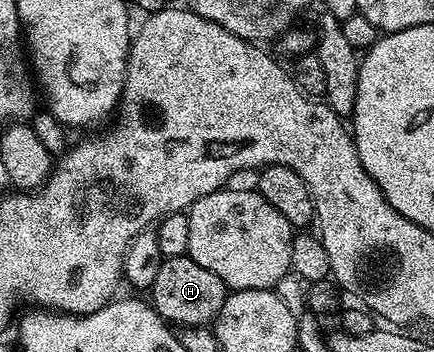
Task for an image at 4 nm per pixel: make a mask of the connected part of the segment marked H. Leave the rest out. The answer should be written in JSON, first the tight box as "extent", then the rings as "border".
{"extent":[149,255,229,327],"border":[[[182,255],[163,260],[161,269],[157,269],[157,281],[153,281],[149,288],[149,302],[168,324],[201,327],[218,317],[221,305],[227,300],[228,294],[229,288],[223,284],[221,277],[209,273],[209,269],[201,269],[197,261]]]}

